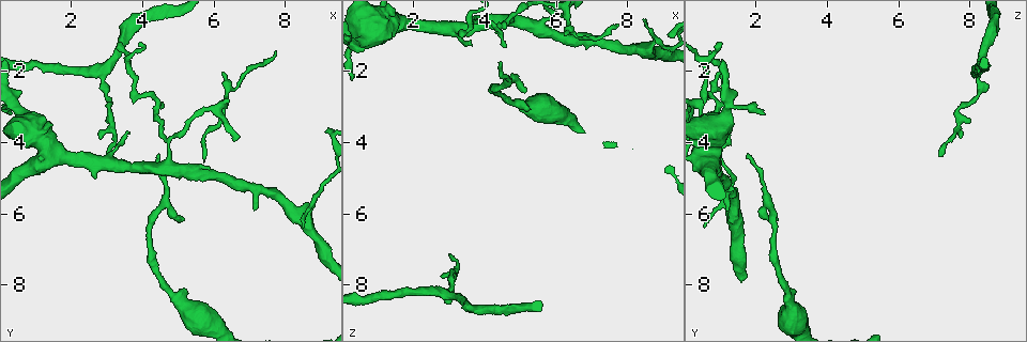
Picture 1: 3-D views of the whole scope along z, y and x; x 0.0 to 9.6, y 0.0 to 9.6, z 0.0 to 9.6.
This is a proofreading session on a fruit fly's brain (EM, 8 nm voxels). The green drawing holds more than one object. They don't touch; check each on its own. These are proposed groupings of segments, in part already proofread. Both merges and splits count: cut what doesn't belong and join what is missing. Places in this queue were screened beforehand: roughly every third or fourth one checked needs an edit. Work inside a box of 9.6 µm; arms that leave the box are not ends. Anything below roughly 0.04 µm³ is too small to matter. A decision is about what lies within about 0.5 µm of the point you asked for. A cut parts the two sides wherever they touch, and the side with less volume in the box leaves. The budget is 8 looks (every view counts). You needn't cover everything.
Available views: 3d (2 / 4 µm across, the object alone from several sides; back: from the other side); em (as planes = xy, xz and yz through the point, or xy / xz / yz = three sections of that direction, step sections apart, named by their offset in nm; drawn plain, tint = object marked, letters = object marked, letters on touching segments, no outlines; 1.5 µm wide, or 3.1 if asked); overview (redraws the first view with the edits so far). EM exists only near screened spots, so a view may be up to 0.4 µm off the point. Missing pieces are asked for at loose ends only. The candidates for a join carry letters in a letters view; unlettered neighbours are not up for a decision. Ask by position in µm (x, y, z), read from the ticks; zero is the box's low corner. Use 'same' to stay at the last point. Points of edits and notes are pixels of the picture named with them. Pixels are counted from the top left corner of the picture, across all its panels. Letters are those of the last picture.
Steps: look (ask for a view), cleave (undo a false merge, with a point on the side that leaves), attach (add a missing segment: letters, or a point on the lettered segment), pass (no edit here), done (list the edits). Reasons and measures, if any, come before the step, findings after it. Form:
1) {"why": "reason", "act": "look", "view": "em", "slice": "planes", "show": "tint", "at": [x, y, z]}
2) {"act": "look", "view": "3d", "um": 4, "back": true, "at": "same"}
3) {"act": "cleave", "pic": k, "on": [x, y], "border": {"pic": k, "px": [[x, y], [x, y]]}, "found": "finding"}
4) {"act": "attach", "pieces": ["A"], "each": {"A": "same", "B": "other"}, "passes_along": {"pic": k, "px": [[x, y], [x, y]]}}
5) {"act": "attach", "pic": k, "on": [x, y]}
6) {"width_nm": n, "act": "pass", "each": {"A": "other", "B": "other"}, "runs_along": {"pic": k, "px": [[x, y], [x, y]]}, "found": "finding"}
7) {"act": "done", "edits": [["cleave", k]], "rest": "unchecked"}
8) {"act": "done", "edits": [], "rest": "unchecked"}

{"why": "a fork", "act": "look", "view": "em", "slice": "xz", "step": 4, "show": "tint", "at": [2.85, 1.95, 8.25]}

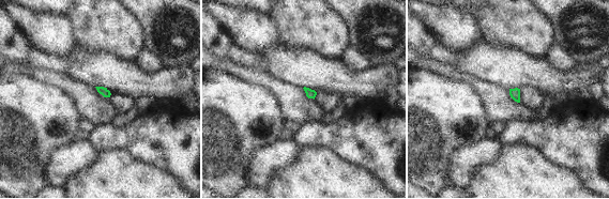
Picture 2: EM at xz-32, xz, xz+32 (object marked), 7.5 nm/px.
{"act": "look", "view": "em", "slice": "planes", "show": "letters", "at": "same"}

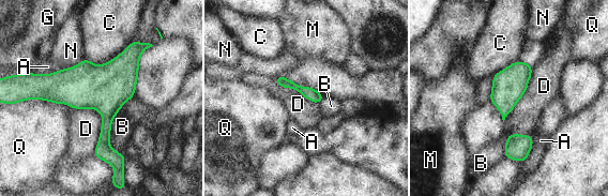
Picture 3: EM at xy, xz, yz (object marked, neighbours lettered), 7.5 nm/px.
{"width_nm": 260, "act": "pass", "each": {"A": "other", "B": "other", "C": "other", "D": "other", "G": "other", "M": "other", "N": "other", "Q": "other"}, "found": "one neuron here"}

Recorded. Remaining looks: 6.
{"why": "an open end", "act": "look", "view": "em", "slice": "planes", "show": "letters", "at": [5.10, 6.10, 2.60]}

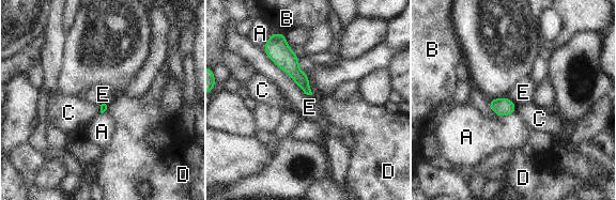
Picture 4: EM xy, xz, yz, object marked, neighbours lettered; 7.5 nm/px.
{"act": "pass", "each": {"A": "other", "B": "other", "C": "other", "D": "other", "E": "other"}, "border": {"pic": 4, "px": [[262, 48], [305, 93], [311, 95]]}, "found": "no lettered segment goes on from it"}

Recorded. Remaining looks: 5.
{"why": "thin end", "act": "look", "view": "em", "slice": "planes", "show": "letters", "at": [4.55, 4.35, 1.70]}

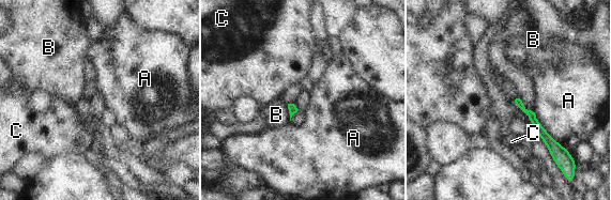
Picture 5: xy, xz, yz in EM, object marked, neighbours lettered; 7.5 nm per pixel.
{"act": "pass", "each": {"A": "other", "B": "other", "C": "other"}, "runs_along": {"pic": 5, "px": [[518, 102], [550, 147]]}, "found": "no lettered segment goes on from it"}

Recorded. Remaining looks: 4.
{"act": "done", "edits": [], "rest": "unchecked"}

